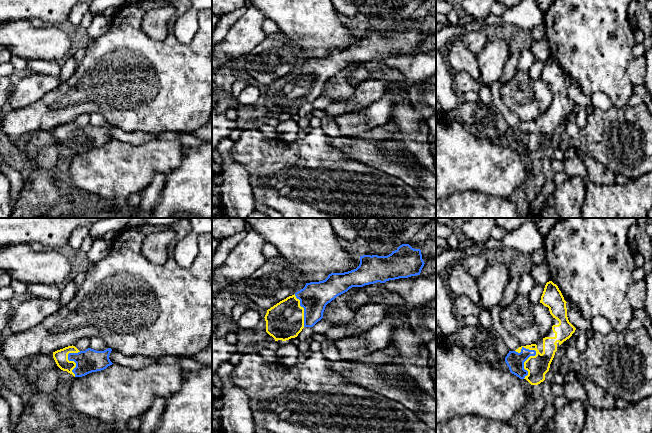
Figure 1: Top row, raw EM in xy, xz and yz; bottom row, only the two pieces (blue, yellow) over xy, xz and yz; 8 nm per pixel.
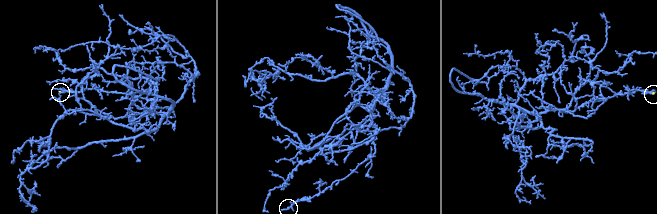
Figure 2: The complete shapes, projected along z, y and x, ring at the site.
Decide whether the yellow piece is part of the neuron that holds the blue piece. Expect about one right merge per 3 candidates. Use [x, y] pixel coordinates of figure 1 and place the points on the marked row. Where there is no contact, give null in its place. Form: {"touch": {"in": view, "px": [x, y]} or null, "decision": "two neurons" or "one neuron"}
{"touch": {"in": "yz", "px": [529, 356]}, "decision": "one neuron"}

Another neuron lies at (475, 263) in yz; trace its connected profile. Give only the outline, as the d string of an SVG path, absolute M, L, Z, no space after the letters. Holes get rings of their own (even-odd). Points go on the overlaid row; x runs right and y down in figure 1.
M469 251L462 260L463 267L467 272L477 279L488 266L485 253L474 253Z

